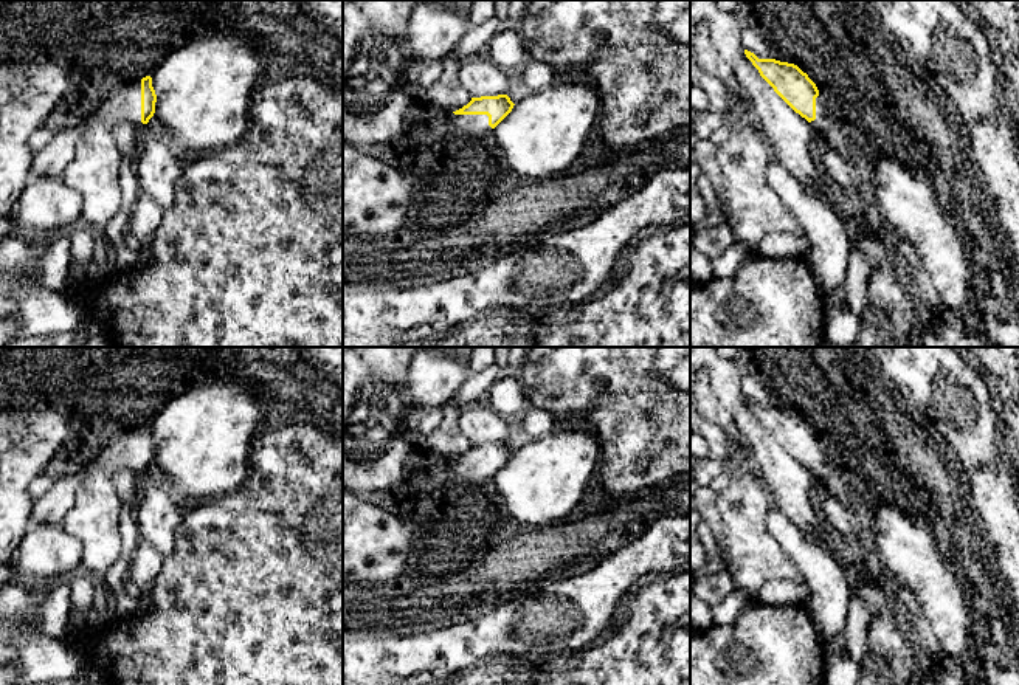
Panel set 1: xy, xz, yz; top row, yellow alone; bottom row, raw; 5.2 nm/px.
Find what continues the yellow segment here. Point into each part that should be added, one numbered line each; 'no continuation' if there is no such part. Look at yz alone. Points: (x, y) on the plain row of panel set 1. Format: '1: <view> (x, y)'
1: yz (822, 471)

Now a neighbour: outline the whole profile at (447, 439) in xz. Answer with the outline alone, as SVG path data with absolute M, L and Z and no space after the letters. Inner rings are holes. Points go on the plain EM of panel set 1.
M450 403L445 404L440 425L427 435L422 449L453 460L467 453L470 448L470 440L459 428L459 409Z

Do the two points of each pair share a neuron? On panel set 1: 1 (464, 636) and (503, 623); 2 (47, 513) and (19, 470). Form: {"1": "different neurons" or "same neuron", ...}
{"1": "same neuron", "2": "different neurons"}

